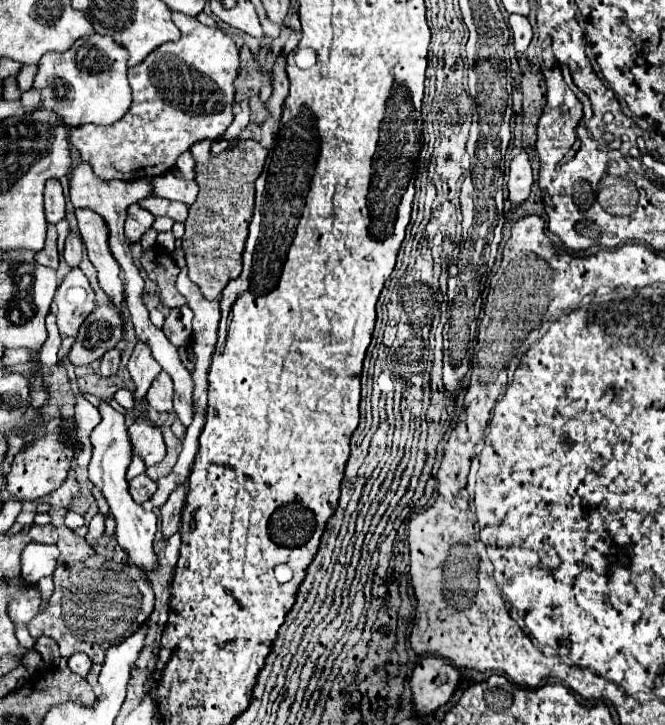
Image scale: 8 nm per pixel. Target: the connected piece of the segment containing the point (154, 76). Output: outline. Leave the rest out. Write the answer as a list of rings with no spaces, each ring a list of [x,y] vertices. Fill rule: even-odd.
[[[172,13],[182,31],[178,41],[156,47],[140,65],[128,69],[132,105],[114,125],[82,125],[70,129],[72,143],[80,149],[94,173],[102,179],[152,179],[174,167],[184,149],[200,139],[224,135],[234,119],[234,79],[238,75],[238,47],[220,29],[202,25],[198,19]]]

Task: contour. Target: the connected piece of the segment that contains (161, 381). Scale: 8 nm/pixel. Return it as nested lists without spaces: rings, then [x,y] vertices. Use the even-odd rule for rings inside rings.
[[[160,373],[154,381],[152,387],[148,389],[148,405],[154,407],[158,413],[172,413],[172,397],[174,397],[174,389],[172,389],[172,379],[168,377],[168,373]]]

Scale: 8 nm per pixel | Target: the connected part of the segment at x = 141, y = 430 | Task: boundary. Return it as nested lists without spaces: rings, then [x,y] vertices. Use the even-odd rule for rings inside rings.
[[[140,417],[140,423],[132,423],[128,427],[128,437],[132,445],[132,457],[140,457],[146,467],[156,465],[166,455],[166,445],[162,439],[162,431],[154,427],[148,419]]]

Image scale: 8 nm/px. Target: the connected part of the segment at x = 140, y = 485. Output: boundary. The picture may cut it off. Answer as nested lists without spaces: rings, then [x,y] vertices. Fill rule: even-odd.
[[[144,473],[130,481],[130,495],[134,497],[136,503],[148,501],[154,495],[154,491],[156,491],[156,483],[150,477],[146,477]]]

